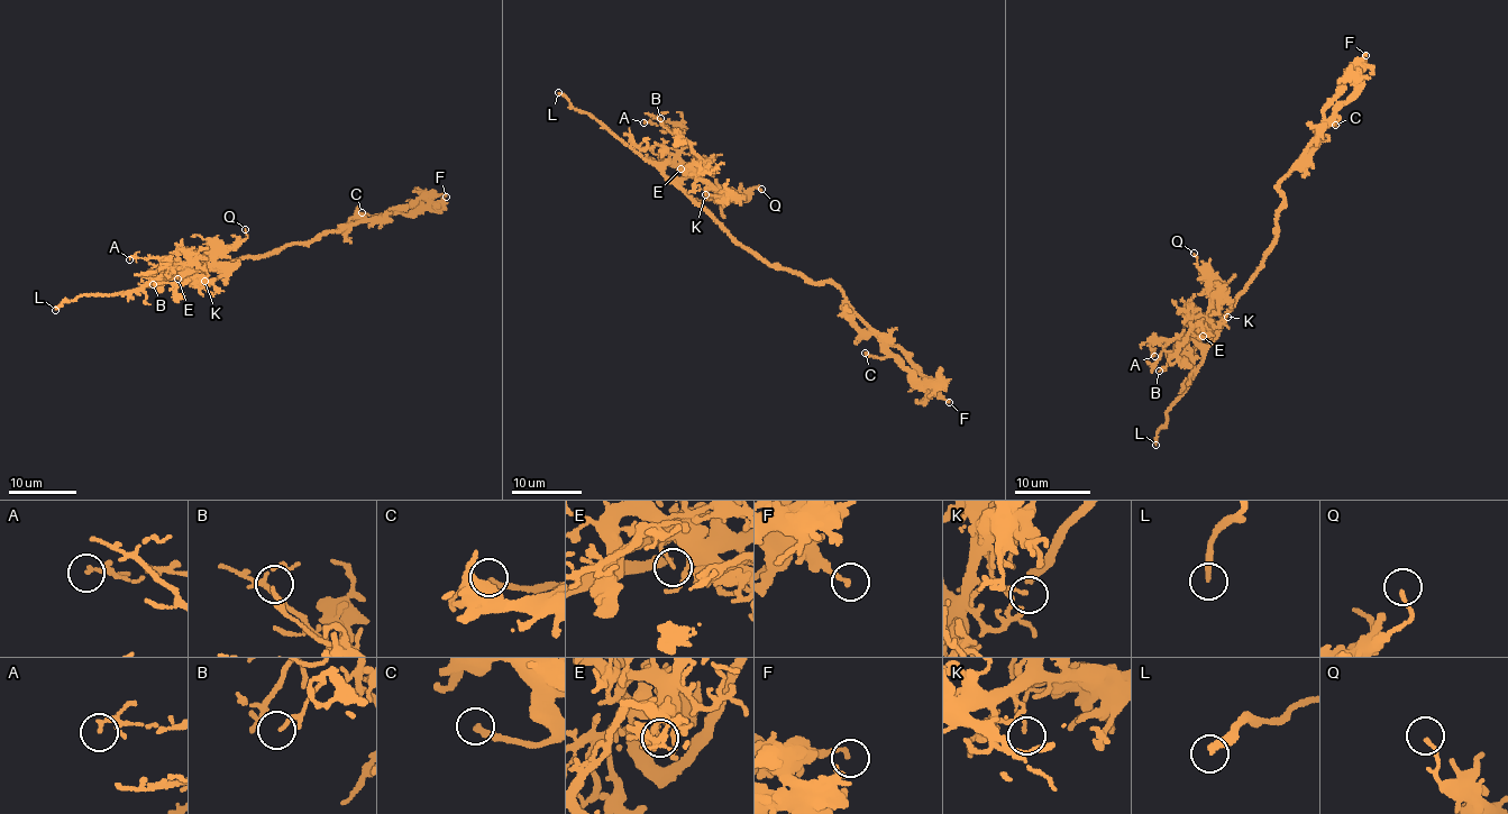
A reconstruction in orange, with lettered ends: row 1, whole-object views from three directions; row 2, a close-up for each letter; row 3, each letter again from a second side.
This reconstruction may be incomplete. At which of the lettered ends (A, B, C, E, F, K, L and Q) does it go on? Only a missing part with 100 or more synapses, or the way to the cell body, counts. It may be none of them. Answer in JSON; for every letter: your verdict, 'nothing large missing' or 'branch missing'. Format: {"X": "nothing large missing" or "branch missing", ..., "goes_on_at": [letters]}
{"A": "nothing large missing", "B": "nothing large missing", "C": "nothing large missing", "E": "nothing large missing", "F": "nothing large missing", "K": "nothing large missing", "L": "branch missing", "Q": "nothing large missing", "goes_on_at": ["L"]}

